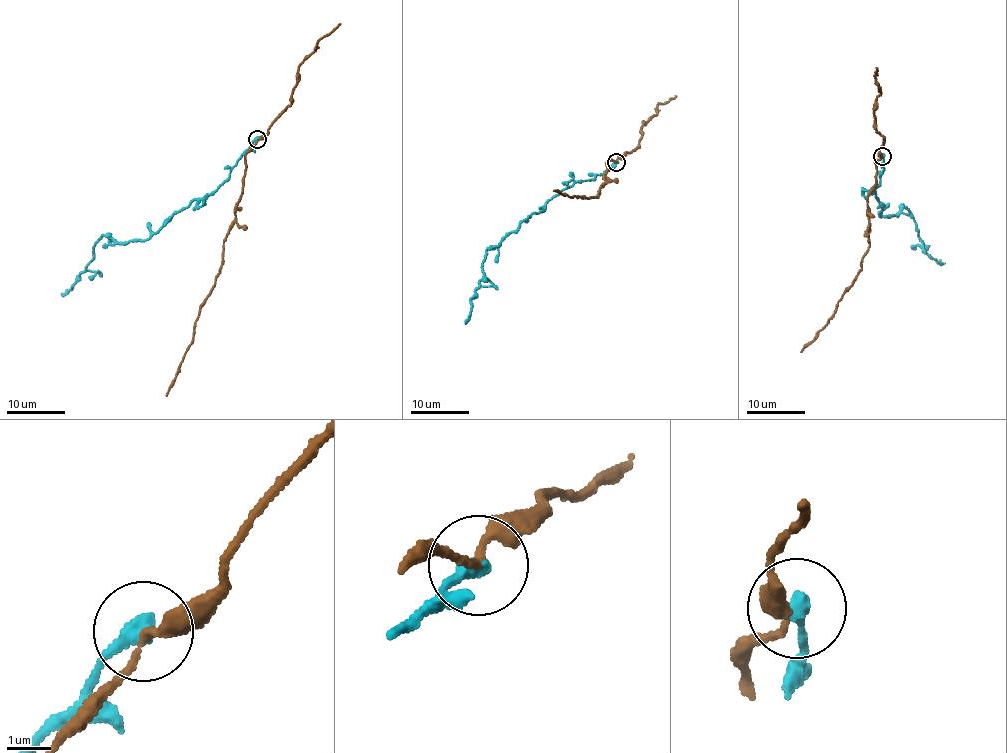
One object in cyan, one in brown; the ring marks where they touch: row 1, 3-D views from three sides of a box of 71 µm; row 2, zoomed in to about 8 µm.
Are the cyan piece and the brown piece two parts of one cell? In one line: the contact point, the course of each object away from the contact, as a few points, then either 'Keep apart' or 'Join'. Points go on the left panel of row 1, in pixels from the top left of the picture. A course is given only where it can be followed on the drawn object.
Place: (257, 139). Course of cyan: (257, 138), (215, 190), (150, 236), (116, 243), (102, 236), (86, 270), (61, 294). Course of brown: (257, 139), (245, 155), (242, 197), (236, 222), (224, 241), (219, 273), (166, 396). Keep apart

